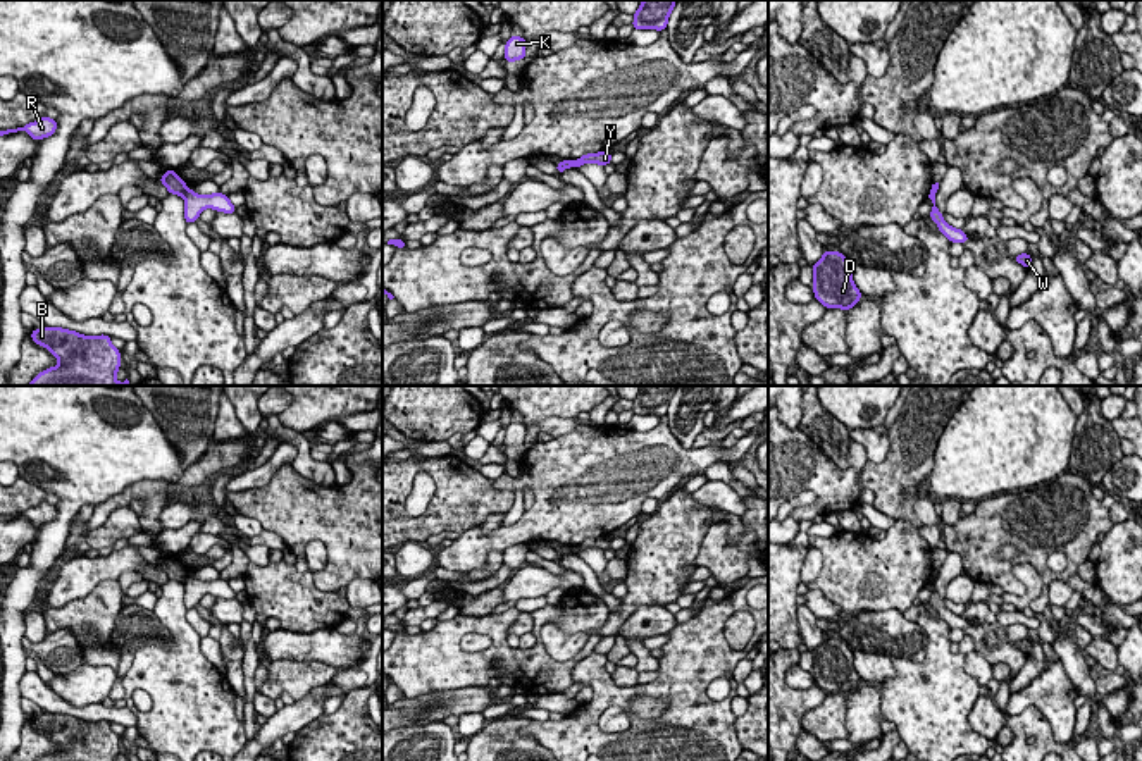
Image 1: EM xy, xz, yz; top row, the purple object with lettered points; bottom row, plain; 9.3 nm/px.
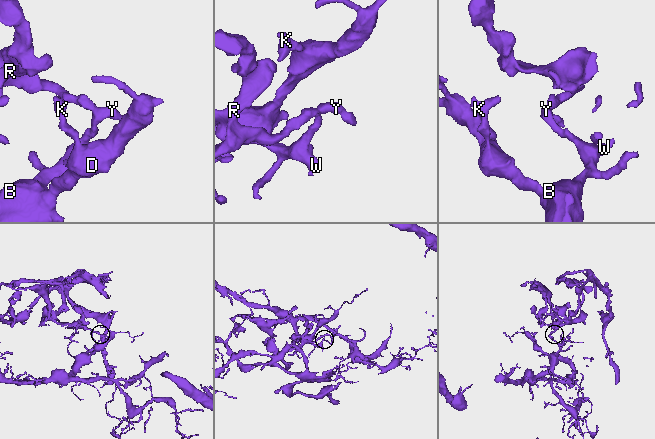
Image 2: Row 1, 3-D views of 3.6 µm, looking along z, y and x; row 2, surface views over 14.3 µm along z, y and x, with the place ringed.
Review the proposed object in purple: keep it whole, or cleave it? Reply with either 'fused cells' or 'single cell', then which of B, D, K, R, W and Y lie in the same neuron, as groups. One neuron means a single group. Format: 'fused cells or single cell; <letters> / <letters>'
fused cells; B D K W Y / R

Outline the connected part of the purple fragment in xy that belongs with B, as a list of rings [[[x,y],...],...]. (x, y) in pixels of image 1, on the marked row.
[[[62,327],[34,329],[31,339],[47,348],[59,363],[40,372],[28,386],[129,386],[119,382],[121,351],[110,336],[84,336]]]

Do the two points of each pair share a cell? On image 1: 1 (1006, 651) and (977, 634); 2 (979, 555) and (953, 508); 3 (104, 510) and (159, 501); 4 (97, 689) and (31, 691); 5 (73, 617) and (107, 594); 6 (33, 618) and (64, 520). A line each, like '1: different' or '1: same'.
1: same
2: different
3: same
4: different
5: same
6: different

